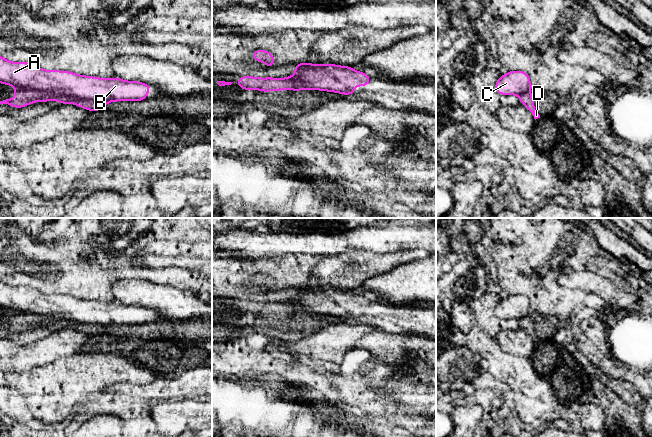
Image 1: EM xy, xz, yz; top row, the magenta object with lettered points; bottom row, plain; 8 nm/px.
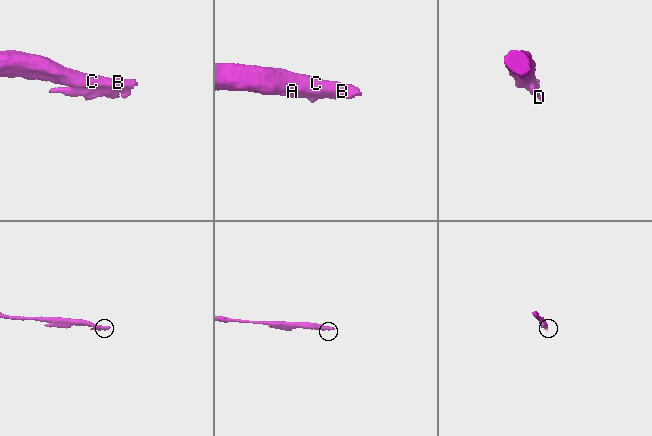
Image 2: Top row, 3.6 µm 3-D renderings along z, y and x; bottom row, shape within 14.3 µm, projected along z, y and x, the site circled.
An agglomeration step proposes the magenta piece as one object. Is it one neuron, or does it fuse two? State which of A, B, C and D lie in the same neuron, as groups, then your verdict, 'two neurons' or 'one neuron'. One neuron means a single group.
groups A B C / D; two neurons

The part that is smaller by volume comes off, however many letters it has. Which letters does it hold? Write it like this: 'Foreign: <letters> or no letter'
Foreign: D

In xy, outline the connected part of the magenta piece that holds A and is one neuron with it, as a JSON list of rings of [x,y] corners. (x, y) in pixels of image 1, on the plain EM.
[[[0,281],[0,307],[15,313],[30,312],[49,318],[65,319],[73,323],[93,324],[102,327],[115,325],[142,325],[150,317],[150,309],[137,305],[125,305],[118,301],[111,303],[84,300],[70,295],[44,294],[27,286],[10,286]]]

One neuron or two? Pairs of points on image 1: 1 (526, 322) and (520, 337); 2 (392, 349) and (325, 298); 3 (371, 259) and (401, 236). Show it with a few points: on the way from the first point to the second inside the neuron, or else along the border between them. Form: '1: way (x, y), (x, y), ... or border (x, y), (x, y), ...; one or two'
1: border (520, 327), (535, 343); two
2: border (380, 327), (391, 332), (403, 333); two
3: border (355, 249), (379, 253), (401, 250); two

